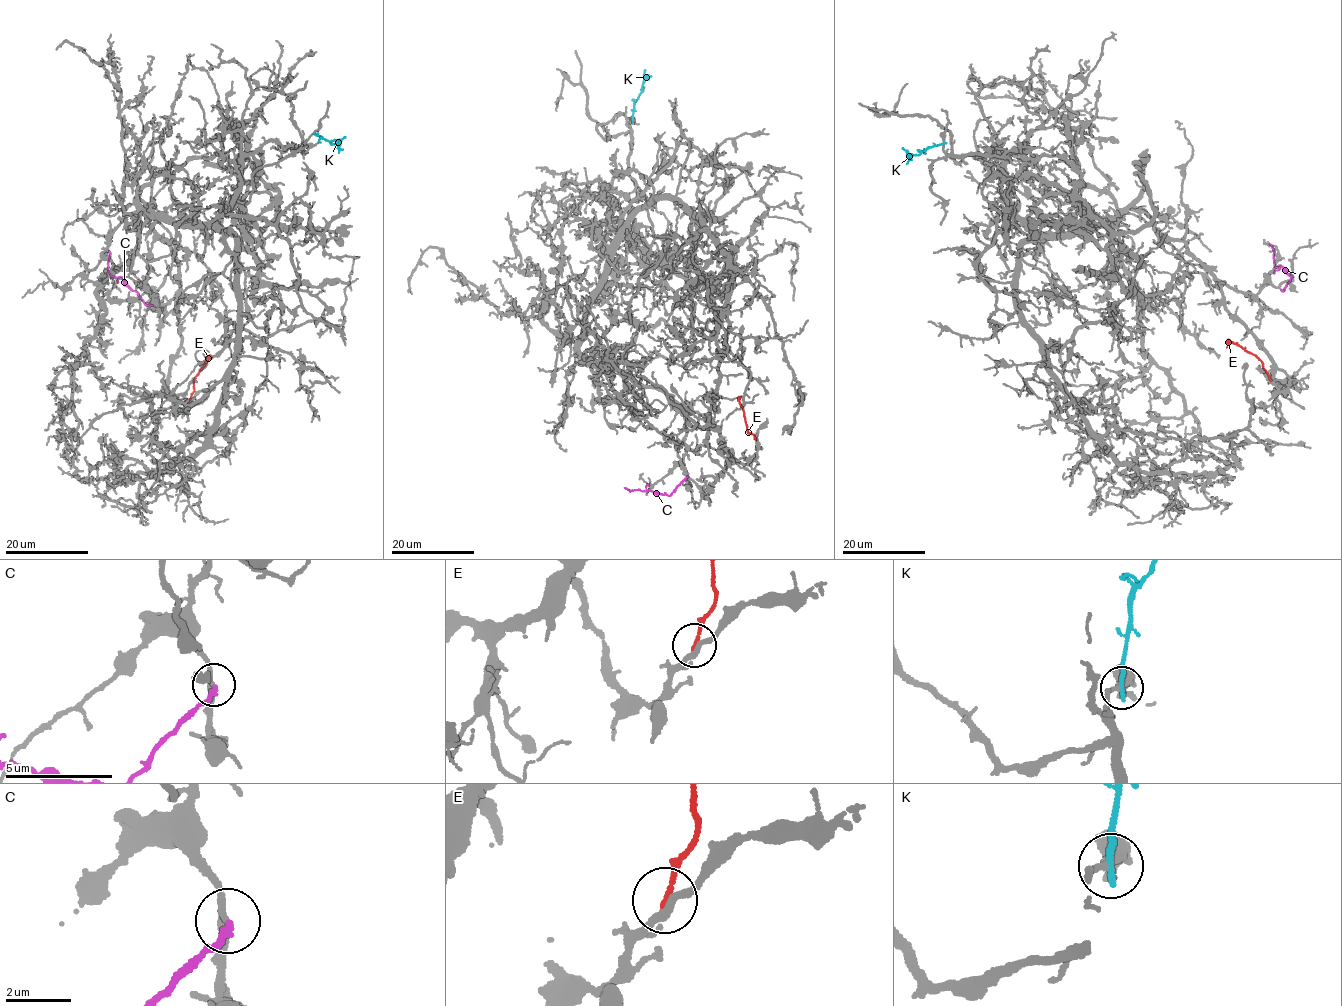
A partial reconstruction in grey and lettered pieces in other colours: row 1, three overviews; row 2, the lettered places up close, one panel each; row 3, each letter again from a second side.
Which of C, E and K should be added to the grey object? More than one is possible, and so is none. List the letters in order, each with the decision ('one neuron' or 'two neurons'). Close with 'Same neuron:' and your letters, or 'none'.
C: two neurons
E: one neuron
K: two neurons
Same neuron: E

